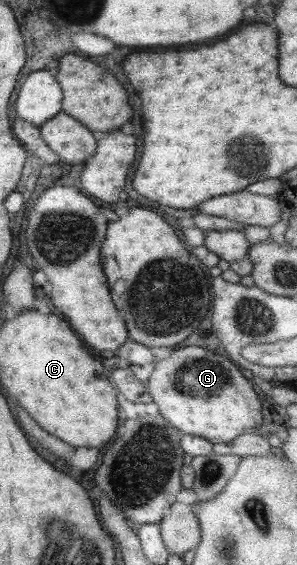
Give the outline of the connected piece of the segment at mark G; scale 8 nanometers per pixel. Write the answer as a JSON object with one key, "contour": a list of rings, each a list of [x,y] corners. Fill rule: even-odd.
{"contour":[[[187,345],[175,349],[167,359],[156,360],[155,364],[154,371],[144,383],[153,401],[157,403],[160,414],[179,431],[183,431],[183,434],[199,436],[216,444],[233,441],[245,430],[262,424],[261,400],[253,387],[254,382],[247,380],[237,365],[233,365],[227,357],[215,355],[197,345]]]}

